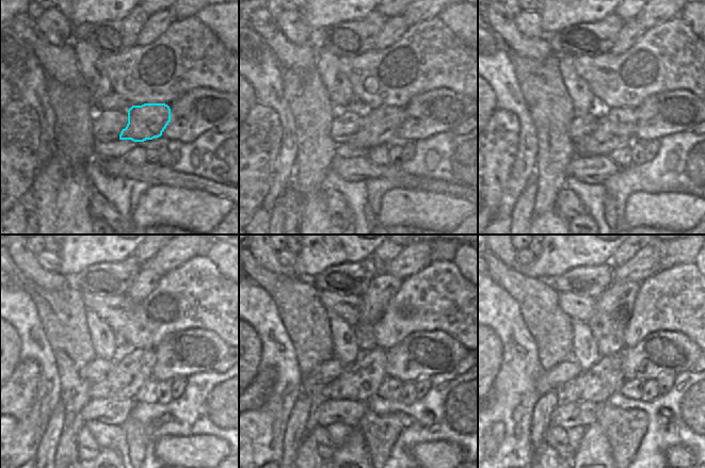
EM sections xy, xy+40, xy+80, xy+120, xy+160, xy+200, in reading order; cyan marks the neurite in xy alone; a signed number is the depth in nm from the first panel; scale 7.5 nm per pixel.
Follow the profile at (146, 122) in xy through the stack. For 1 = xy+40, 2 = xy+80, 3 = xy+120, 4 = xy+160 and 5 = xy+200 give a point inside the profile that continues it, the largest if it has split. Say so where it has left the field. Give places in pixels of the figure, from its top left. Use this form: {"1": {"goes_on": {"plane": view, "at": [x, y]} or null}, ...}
{"1": {"goes_on": {"plane": "xy+40", "at": [380, 126]}}, "2": {"goes_on": {"plane": "xy+80", "at": [615, 128]}}, "3": {"goes_on": {"plane": "xy+120", "at": [133, 367]}}, "4": {"goes_on": {"plane": "xy+160", "at": [361, 381]}}, "5": {"goes_on": {"plane": "xy+200", "at": [596, 384]}}}

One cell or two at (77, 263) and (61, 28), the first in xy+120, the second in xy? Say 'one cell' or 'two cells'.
two cells

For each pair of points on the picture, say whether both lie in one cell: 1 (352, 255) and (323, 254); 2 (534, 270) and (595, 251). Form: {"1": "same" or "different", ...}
{"1": "same", "2": "same"}

